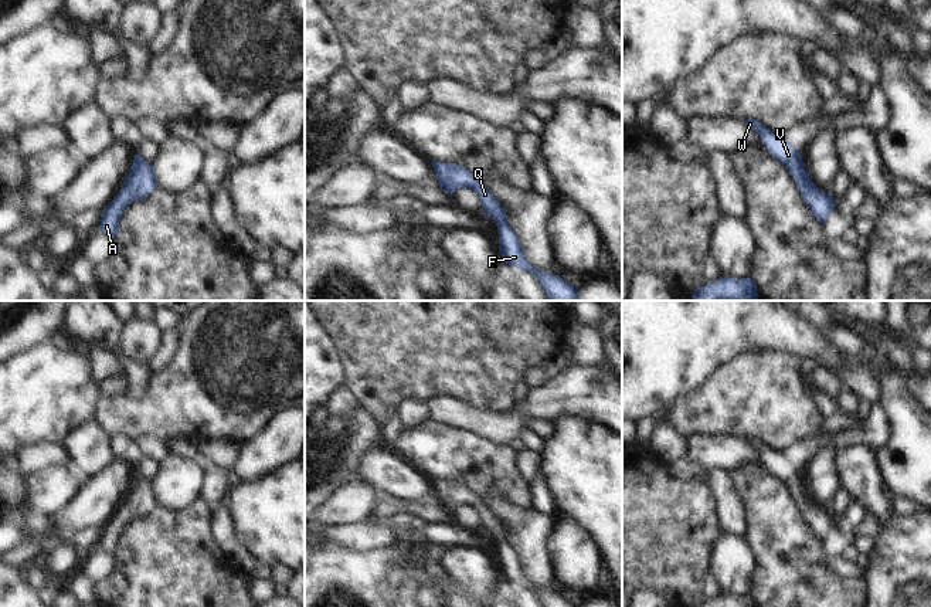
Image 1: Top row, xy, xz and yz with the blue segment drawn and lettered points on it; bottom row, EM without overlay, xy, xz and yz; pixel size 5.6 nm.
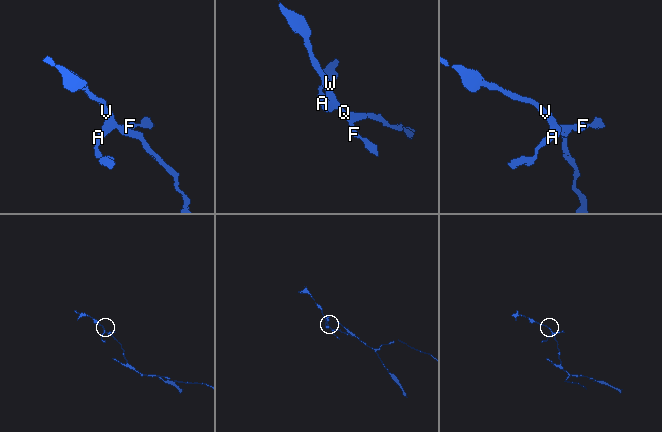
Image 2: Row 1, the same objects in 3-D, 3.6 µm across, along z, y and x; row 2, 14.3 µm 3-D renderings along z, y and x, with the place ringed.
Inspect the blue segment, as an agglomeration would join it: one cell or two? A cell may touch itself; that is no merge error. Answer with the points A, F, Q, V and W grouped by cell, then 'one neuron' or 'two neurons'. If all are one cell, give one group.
A F Q V W; one neuron

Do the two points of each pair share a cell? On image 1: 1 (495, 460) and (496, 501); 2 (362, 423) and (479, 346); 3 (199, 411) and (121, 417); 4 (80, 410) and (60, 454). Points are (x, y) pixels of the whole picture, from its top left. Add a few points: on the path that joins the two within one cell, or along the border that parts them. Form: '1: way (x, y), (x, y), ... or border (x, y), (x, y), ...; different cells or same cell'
1: border (483, 498), (499, 491), (526, 507); different cells
2: border (360, 403), (380, 426); different cells
3: way (179, 411), (140, 416); same cell
4: border (64, 443), (36, 441), (30, 444); different cells

